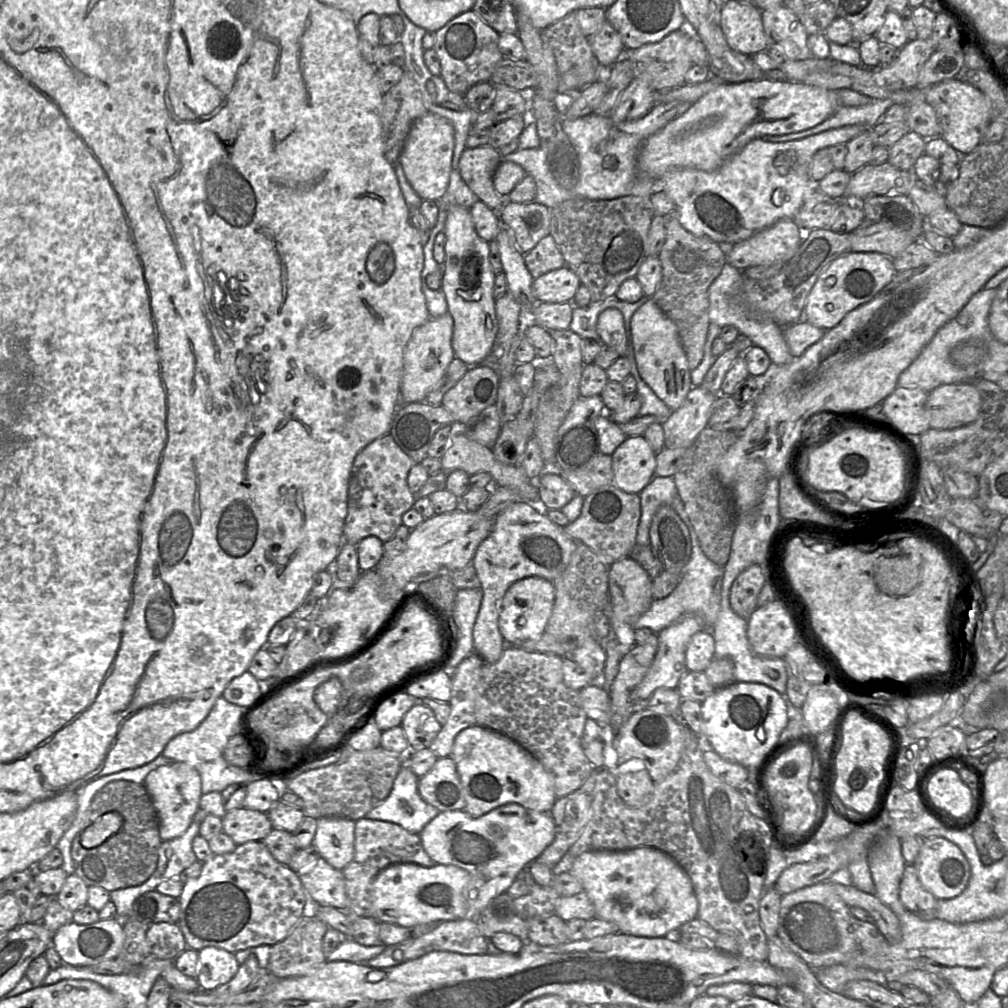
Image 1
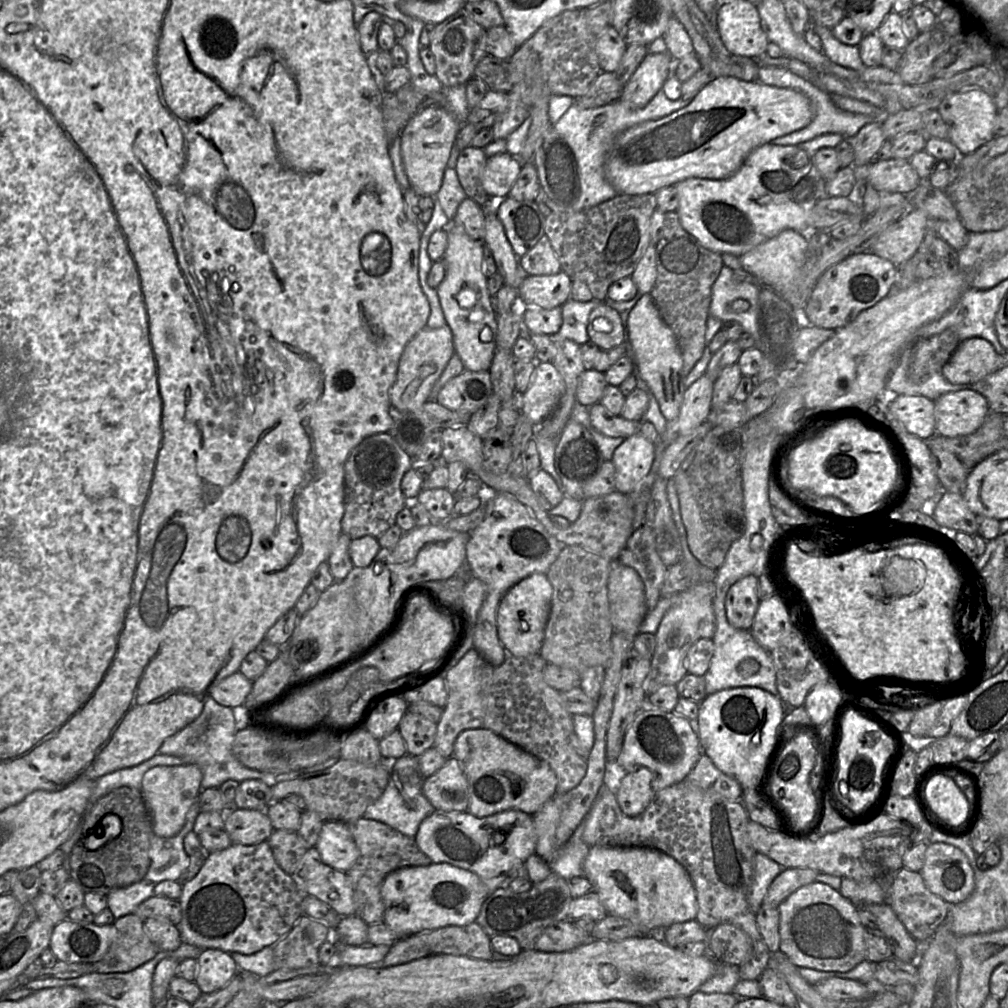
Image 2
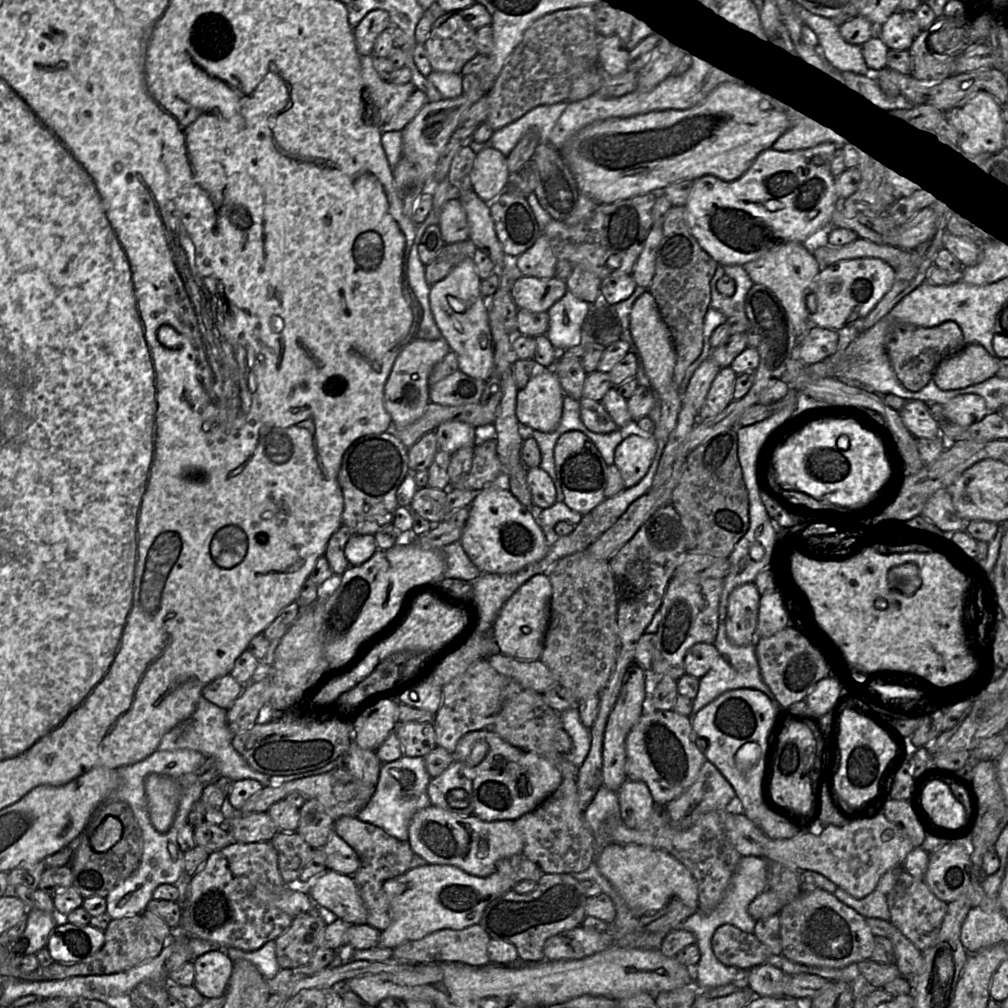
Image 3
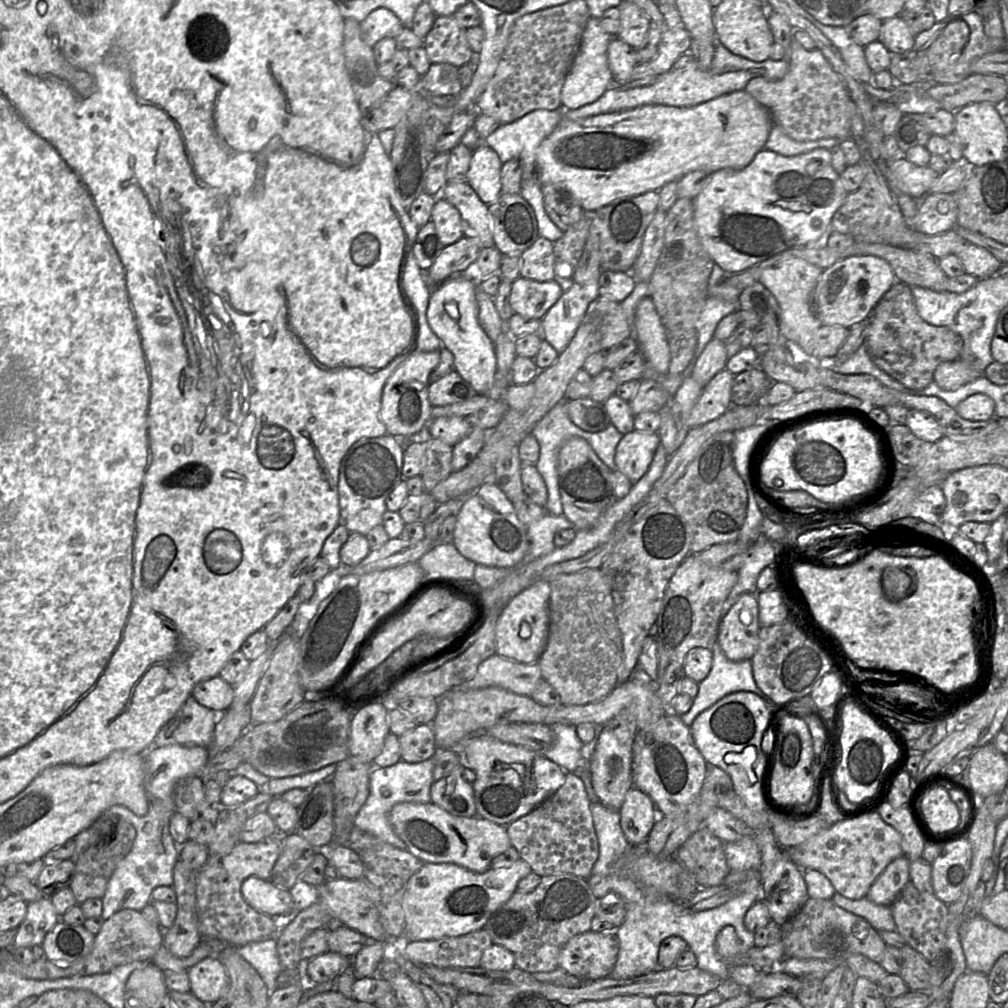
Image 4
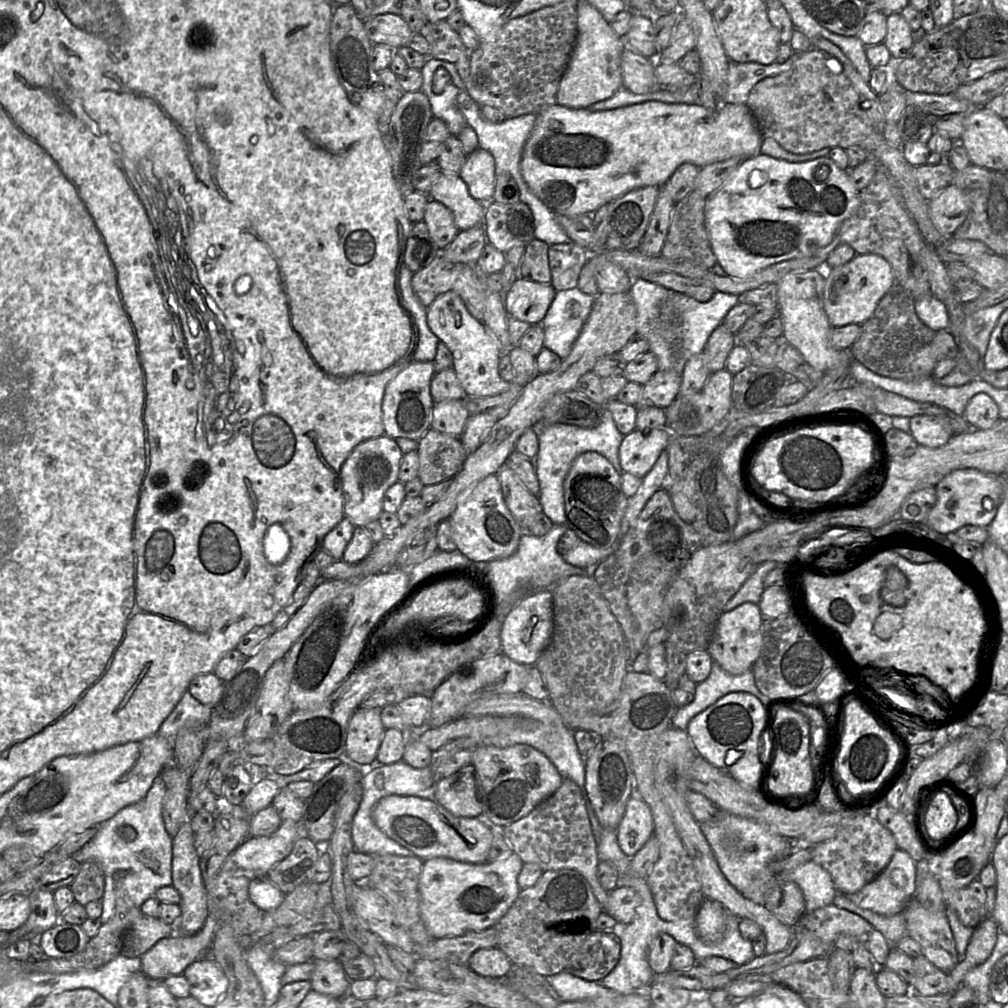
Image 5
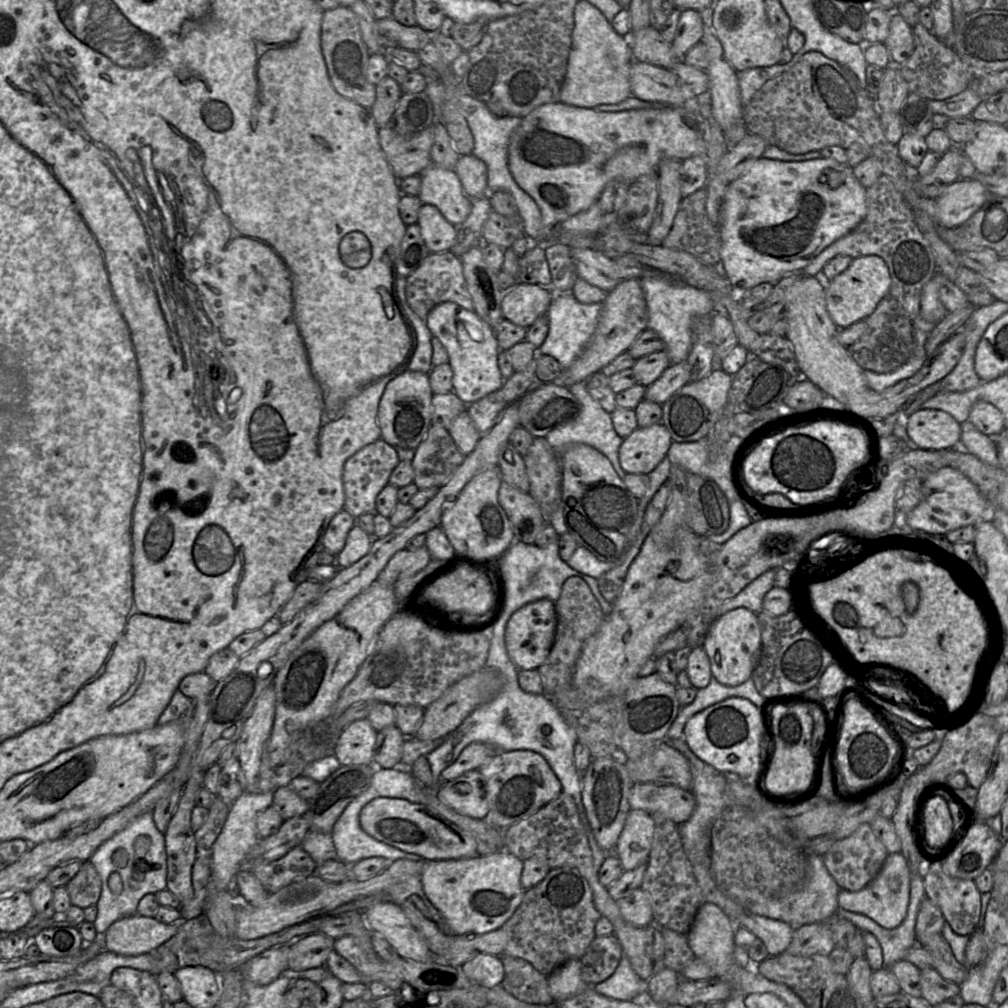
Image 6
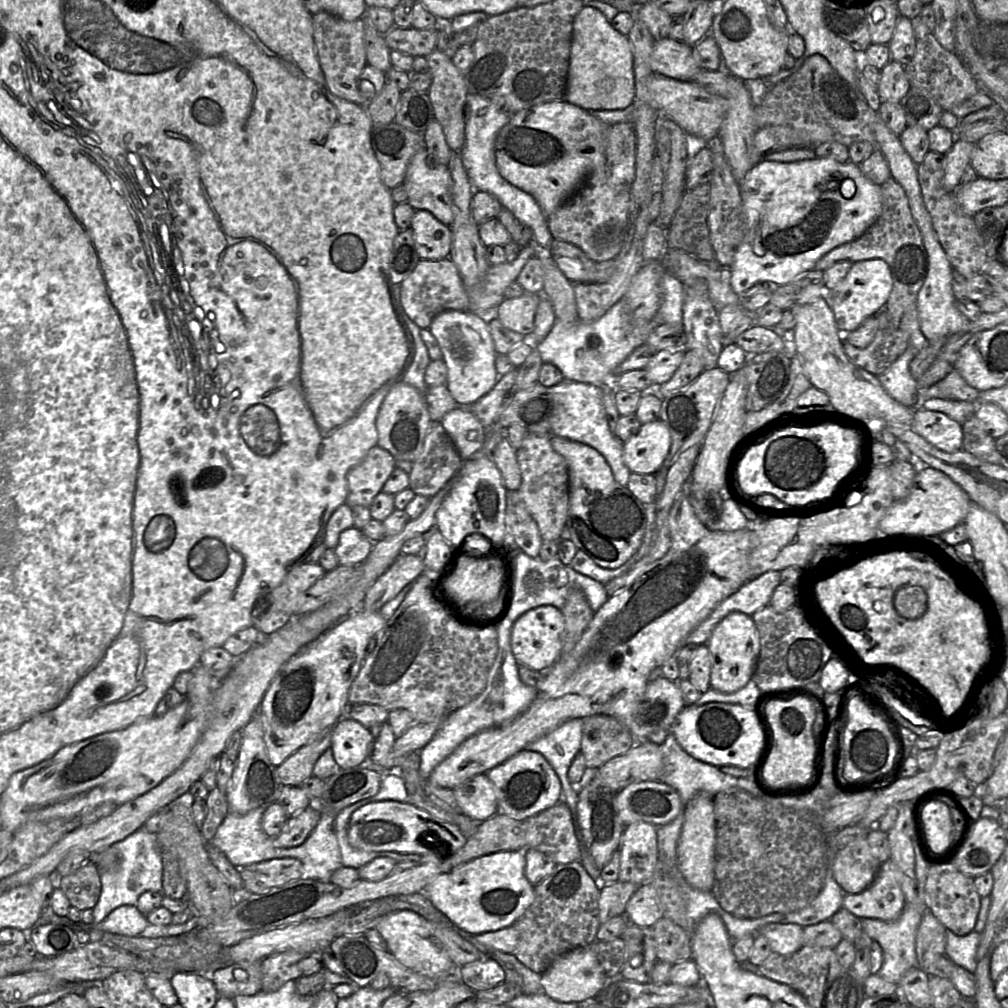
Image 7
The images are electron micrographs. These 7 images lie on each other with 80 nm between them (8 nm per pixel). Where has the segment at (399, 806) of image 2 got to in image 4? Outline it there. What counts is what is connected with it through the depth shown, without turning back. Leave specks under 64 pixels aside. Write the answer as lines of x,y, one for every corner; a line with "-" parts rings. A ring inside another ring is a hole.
433,758
408,763
400,760
388,766
373,766
369,777
370,793
354,819
354,826
366,831
399,849
406,849
405,843
397,836
391,825
389,816
392,808
402,802
429,803
431,801
431,786
433,777

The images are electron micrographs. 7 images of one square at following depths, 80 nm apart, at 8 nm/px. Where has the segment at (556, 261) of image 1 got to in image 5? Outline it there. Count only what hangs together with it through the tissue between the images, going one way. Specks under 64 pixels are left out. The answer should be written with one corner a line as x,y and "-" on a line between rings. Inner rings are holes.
533,239
526,245
519,266
520,277
544,284
551,283
551,270
548,257
549,246
546,242
538,239

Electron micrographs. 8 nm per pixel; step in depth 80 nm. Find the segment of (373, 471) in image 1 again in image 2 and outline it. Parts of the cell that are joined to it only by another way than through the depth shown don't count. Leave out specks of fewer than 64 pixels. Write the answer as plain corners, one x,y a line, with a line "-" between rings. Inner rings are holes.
389,432
368,436
354,447
345,462
345,512
341,521
342,532
351,540
363,536
379,538
395,525
397,514
408,505
401,491
401,481
412,467
414,459

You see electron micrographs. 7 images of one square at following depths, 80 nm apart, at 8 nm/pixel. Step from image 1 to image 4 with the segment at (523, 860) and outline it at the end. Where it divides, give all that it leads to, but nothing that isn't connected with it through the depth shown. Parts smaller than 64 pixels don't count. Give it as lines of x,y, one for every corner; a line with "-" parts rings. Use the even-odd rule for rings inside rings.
433,802
398,803
392,808
389,819
406,849
425,863
453,863
483,873
497,855
512,846
505,826
478,816
454,816

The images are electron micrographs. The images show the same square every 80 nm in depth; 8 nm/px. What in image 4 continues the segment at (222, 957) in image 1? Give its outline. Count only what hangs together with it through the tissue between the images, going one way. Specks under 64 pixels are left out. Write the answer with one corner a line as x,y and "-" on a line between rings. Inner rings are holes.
215,955
203,958
187,972
190,992
203,1003
212,1005
223,995
228,977
224,965

